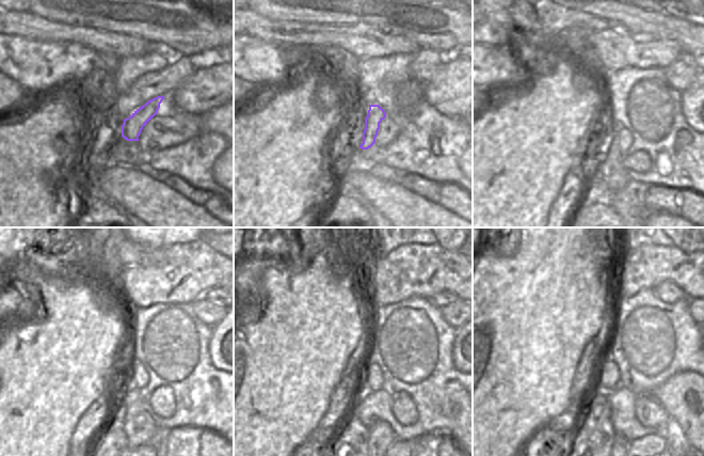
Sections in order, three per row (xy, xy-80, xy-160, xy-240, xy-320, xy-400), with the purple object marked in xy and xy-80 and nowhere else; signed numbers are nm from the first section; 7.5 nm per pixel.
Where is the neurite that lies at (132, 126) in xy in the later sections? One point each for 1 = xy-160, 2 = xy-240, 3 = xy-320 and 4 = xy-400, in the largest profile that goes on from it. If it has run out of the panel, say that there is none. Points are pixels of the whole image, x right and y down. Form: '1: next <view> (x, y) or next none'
1: next xy-160 (611, 172)
2: next xy-240 (139, 427)
3: next xy-320 (381, 436)
4: next xy-400 (620, 444)

